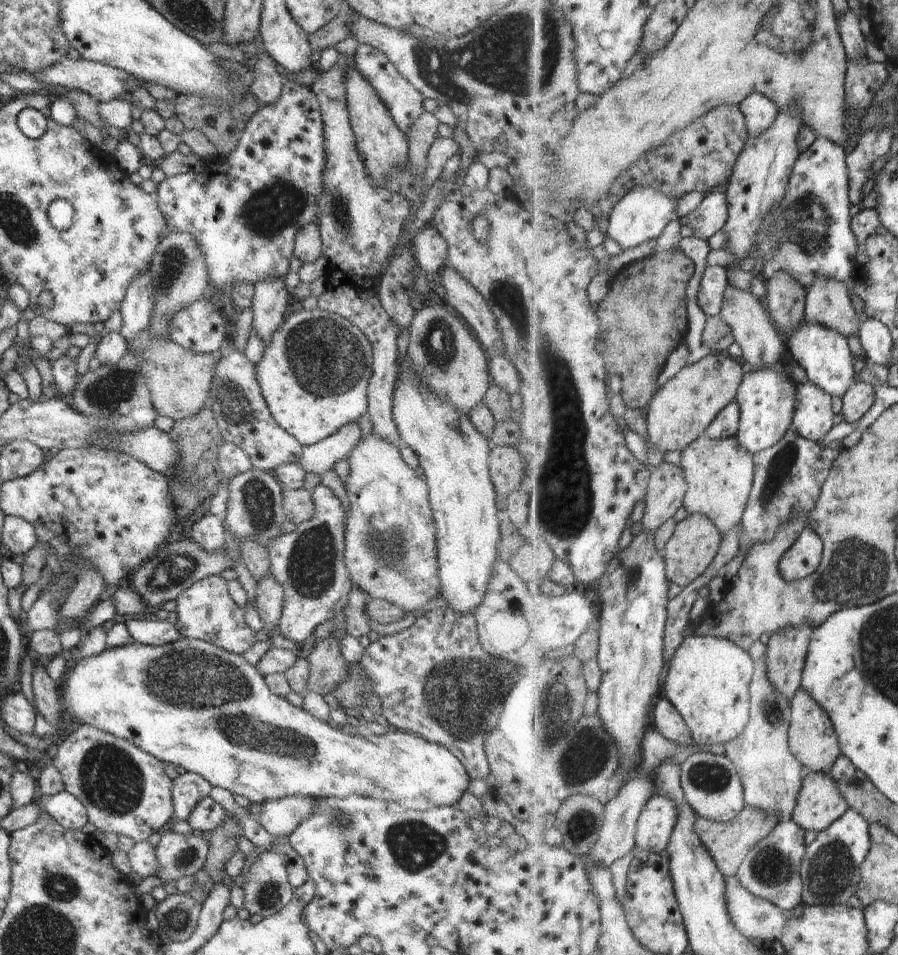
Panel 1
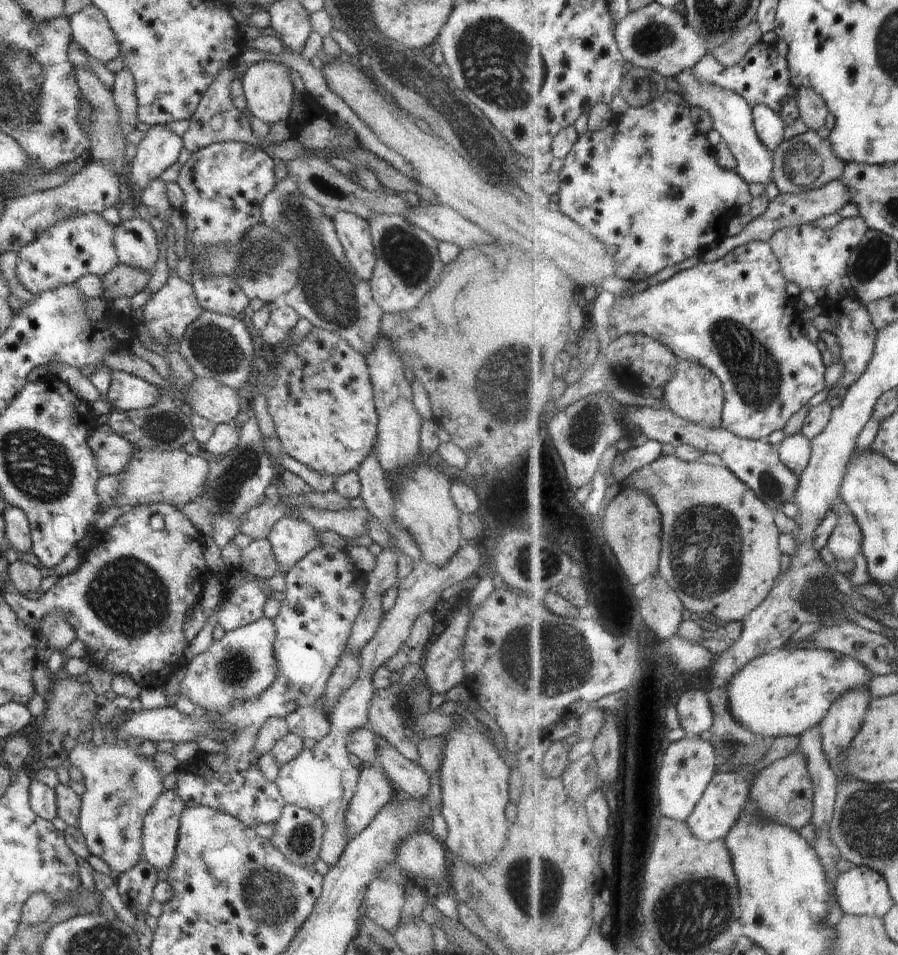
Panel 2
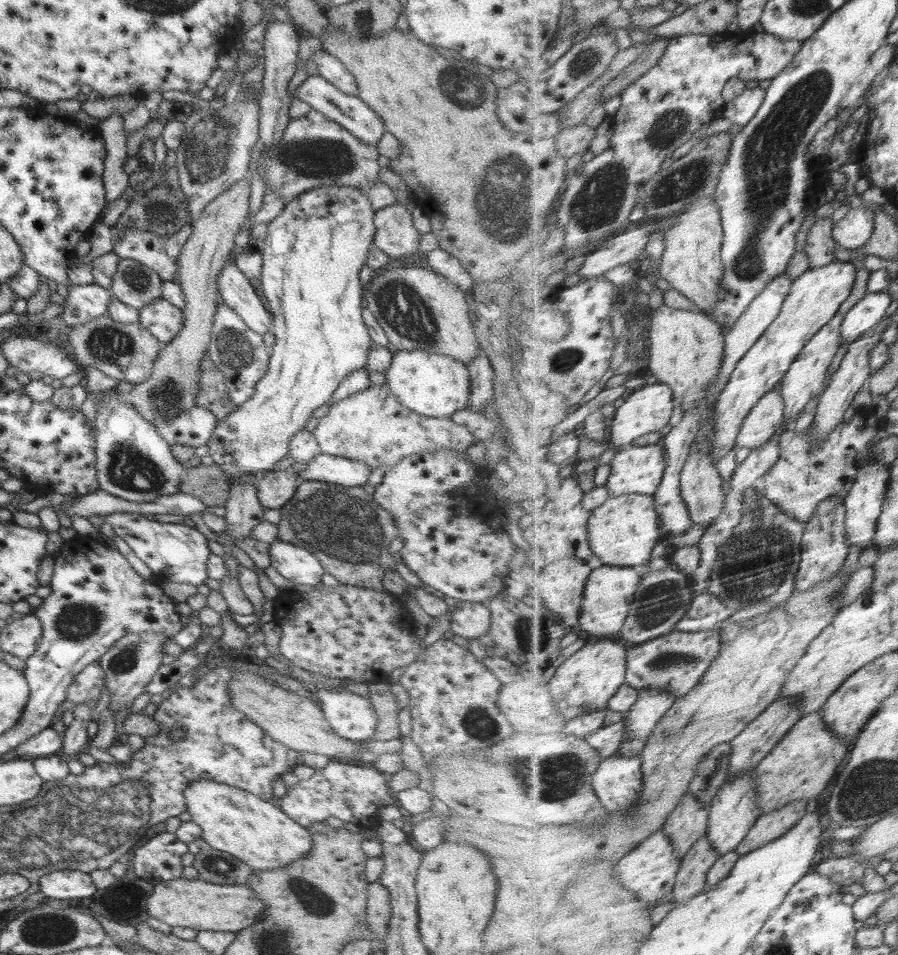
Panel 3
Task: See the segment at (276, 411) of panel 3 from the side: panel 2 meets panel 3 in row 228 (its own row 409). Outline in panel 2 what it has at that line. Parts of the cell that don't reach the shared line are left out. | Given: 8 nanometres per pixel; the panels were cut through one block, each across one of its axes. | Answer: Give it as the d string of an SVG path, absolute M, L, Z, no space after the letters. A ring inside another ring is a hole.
M312 327L312 330L310 330L298 344L288 348L286 348L286 346L288 346L288 344L275 350L276 358L275 361L270 364L269 368L274 369L274 382L272 382L272 386L269 386L269 389L264 392L267 411L270 413L270 416L272 416L274 430L276 436L280 439L282 450L285 453L288 453L292 458L295 458L298 462L305 464L309 469L325 472L333 477L350 471L357 471L358 467L362 464L362 461L365 460L366 455L372 451L372 448L375 448L377 440L378 417L365 356L360 351L357 351L354 347L350 346L347 343L347 340L342 338L342 335L320 327Z

